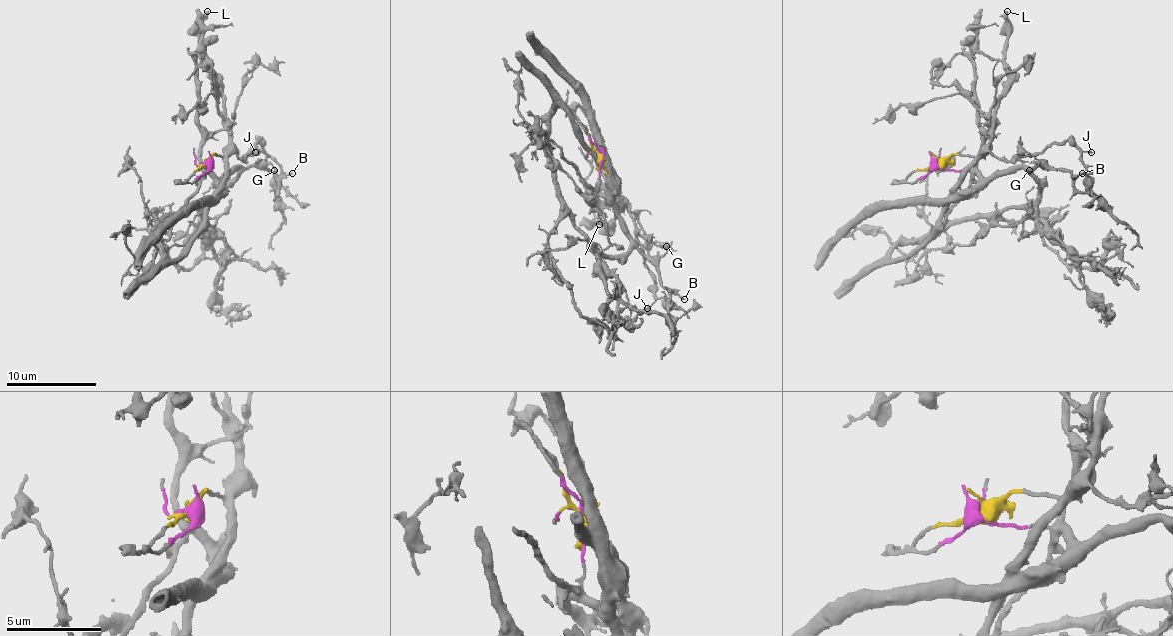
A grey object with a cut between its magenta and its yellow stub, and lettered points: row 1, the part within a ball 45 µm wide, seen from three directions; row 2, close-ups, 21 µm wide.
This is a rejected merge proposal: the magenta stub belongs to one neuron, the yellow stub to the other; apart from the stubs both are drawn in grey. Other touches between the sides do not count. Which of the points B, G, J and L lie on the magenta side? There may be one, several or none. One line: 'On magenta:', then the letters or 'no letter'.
On magenta: B, G

